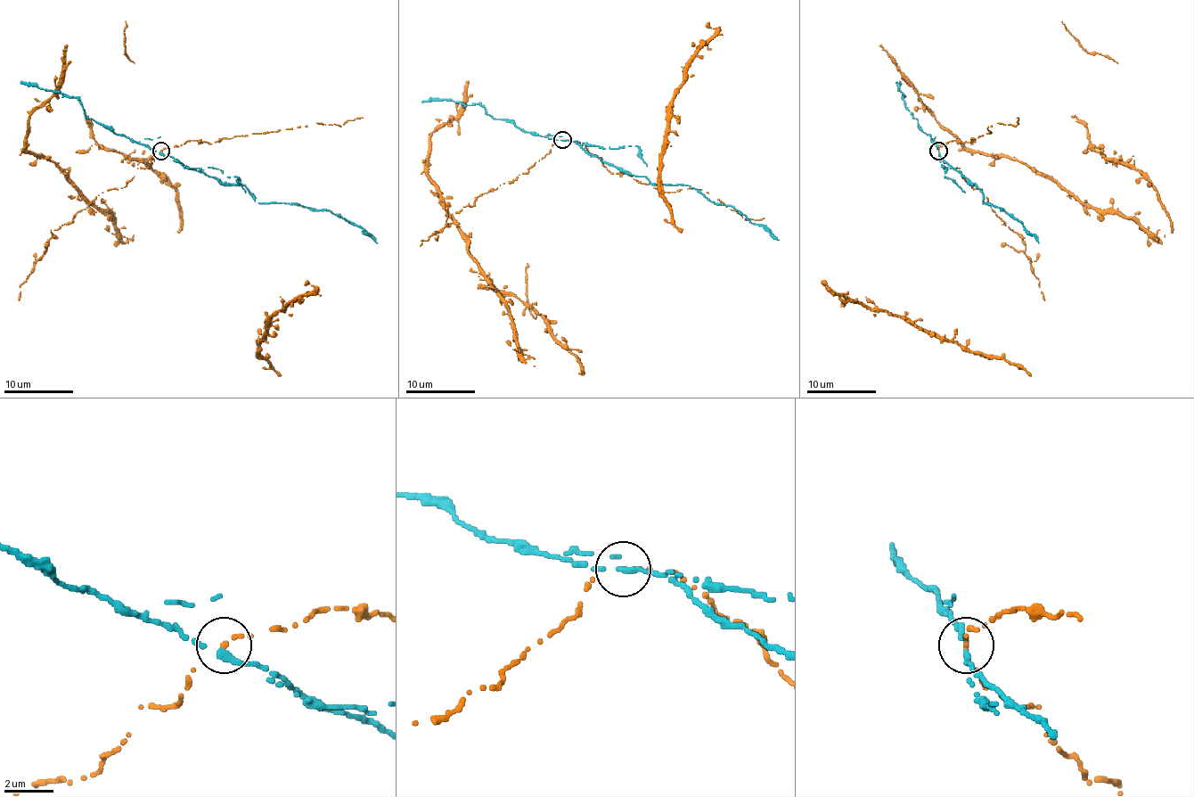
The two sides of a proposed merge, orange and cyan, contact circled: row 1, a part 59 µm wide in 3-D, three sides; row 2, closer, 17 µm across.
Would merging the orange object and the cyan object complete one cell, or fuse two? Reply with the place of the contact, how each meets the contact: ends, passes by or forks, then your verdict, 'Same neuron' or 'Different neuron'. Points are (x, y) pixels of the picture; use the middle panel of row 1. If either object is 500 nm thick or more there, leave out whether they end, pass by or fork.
Place: (562, 140). At the ring orange ends. At the ring cyan ends. Different neuron

